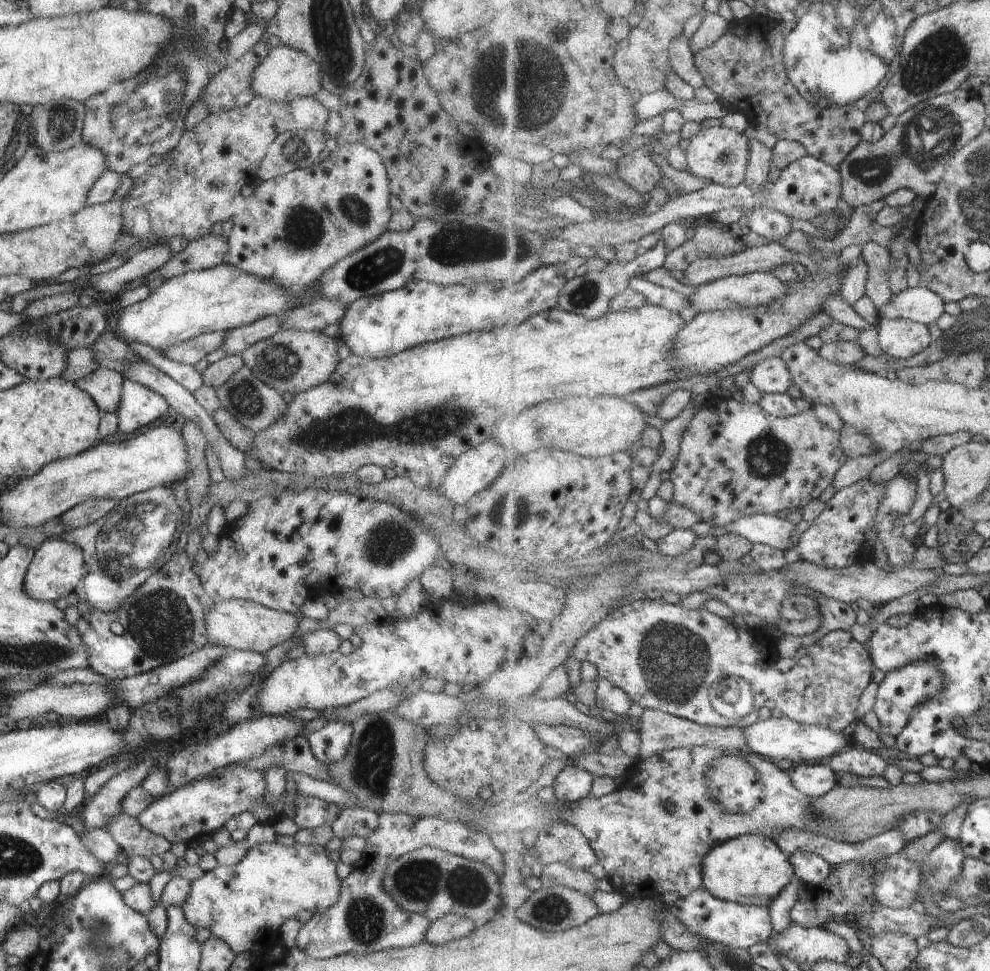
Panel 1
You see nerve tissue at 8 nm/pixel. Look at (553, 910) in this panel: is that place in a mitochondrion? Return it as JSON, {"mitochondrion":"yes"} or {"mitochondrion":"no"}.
{"mitochondrion":"yes"}

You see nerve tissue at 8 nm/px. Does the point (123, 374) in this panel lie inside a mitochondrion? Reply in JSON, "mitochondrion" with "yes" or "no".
{"mitochondrion":"no"}

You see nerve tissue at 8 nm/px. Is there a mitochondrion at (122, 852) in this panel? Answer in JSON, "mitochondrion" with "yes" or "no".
{"mitochondrion":"no"}

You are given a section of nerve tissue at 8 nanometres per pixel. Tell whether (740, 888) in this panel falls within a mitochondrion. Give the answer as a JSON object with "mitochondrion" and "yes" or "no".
{"mitochondrion":"no"}

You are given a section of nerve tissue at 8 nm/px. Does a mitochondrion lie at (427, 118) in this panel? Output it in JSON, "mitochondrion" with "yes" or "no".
{"mitochondrion":"no"}

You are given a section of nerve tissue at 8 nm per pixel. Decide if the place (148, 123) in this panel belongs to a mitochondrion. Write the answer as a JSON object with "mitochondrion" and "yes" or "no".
{"mitochondrion":"yes"}

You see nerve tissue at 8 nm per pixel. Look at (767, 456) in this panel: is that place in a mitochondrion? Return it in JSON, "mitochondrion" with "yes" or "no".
{"mitochondrion":"yes"}

